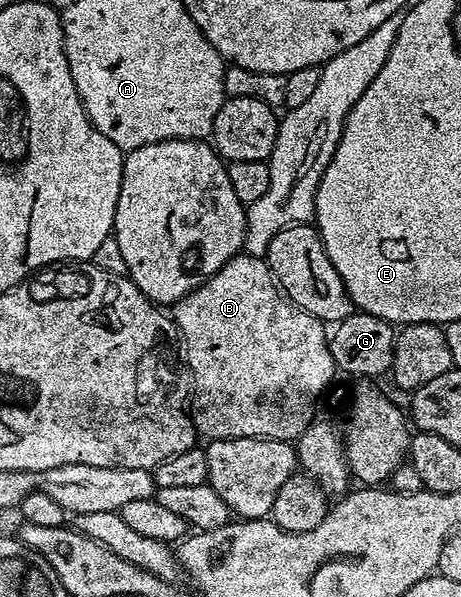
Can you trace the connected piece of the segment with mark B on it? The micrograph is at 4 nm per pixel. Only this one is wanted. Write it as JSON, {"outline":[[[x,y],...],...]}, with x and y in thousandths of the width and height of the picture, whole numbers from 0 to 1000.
{"outline":[[[534,425],[510,429],[495,442],[479,446],[479,452],[471,459],[453,464],[447,476],[438,476],[438,479],[423,484],[421,489],[412,489],[406,497],[377,511],[375,534],[386,561],[397,561],[397,576],[406,581],[406,610],[414,615],[416,626],[423,628],[423,657],[419,650],[423,678],[412,678],[410,695],[416,710],[423,712],[425,725],[438,735],[443,730],[443,739],[512,737],[514,734],[646,739],[655,724],[685,702],[683,675],[690,673],[692,662],[716,647],[718,635],[731,630],[731,618],[718,598],[714,556],[703,538],[679,533],[666,523],[655,523],[616,497],[605,477],[597,474],[597,462],[588,456],[588,447],[579,444],[577,434]]]}

